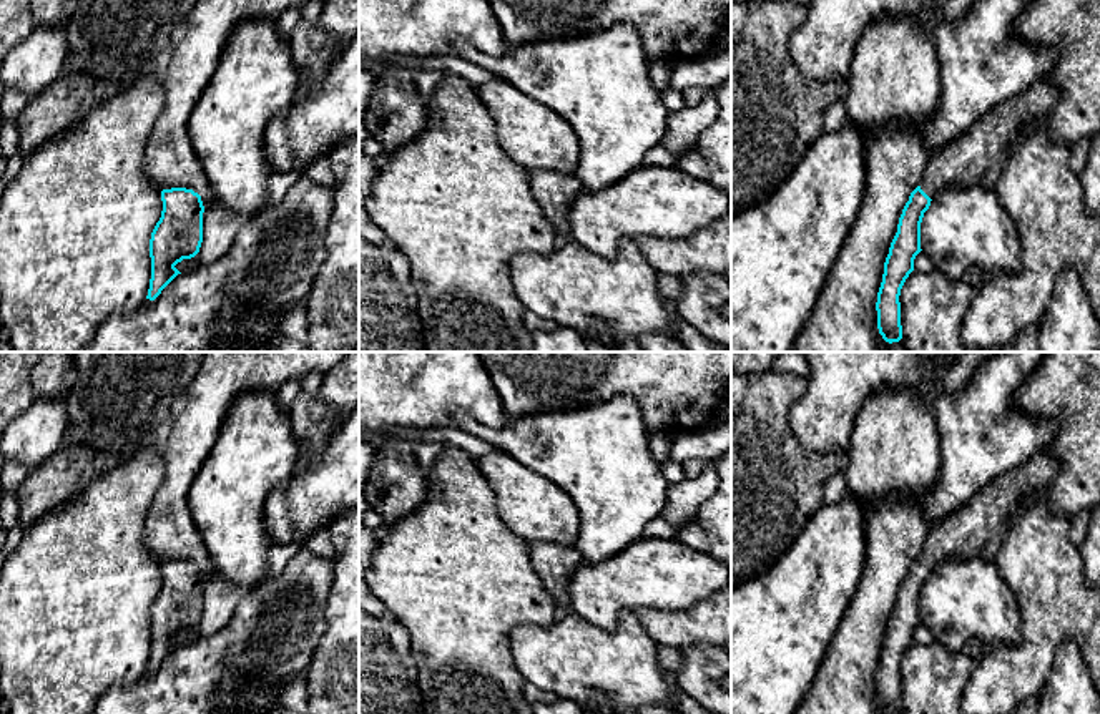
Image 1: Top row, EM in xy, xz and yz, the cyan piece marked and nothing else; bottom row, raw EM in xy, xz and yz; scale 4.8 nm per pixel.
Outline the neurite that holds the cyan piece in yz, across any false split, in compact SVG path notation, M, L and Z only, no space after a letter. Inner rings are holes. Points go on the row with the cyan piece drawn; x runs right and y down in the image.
M1044 76L931 154L919 186L902 209L884 262L876 311L877 329L886 342L902 339L899 296L914 271L916 256L922 251L921 223L931 201L945 188L979 183L995 173L1010 136L1029 120L1047 115L1058 96L1058 90Z

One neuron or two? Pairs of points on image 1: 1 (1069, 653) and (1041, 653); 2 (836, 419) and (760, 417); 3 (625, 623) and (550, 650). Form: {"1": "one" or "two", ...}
{"1": "two", "2": "two", "3": "one"}

